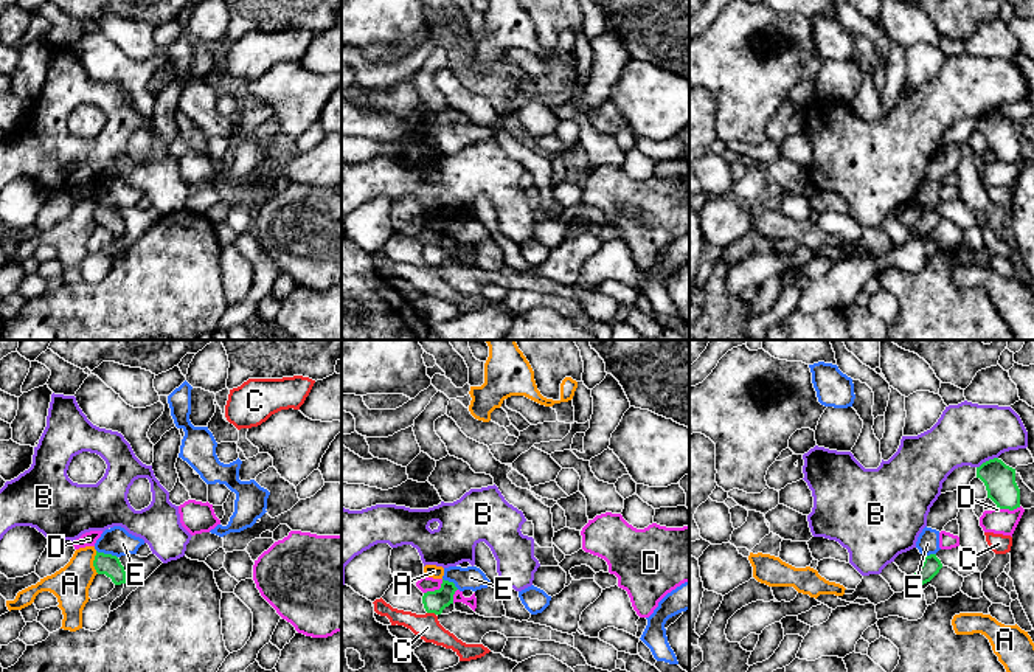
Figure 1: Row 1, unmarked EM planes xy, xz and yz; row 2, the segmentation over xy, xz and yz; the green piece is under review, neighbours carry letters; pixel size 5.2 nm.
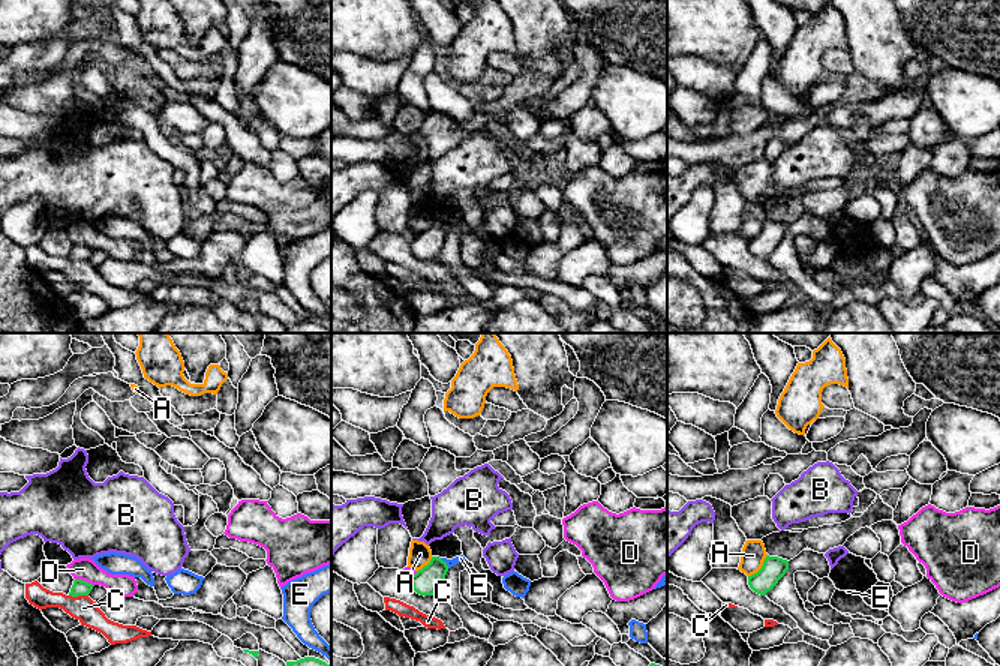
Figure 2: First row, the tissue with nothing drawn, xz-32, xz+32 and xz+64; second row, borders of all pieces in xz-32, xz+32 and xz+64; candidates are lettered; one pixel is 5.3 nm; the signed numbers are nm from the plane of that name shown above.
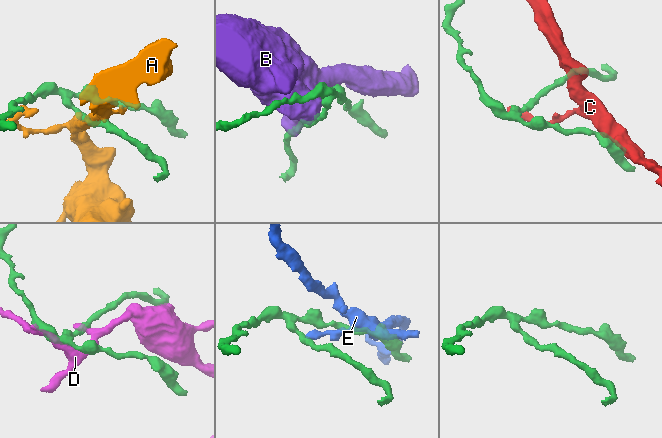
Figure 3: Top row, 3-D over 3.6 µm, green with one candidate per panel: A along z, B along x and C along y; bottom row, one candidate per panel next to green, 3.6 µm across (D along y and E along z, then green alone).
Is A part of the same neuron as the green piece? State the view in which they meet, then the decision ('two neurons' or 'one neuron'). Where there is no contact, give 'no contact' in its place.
contact in xy; two neurons

